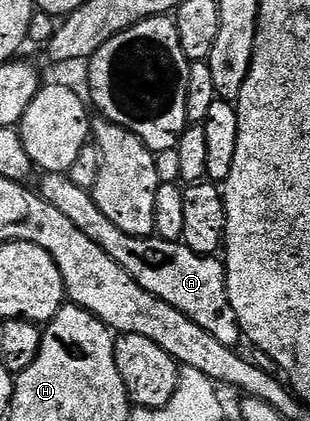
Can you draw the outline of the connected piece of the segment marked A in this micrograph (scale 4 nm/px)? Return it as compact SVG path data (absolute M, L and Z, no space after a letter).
M44 173L41 178L38 192L46 199L46 203L58 207L58 211L62 211L62 215L66 215L66 219L70 219L70 223L74 223L74 227L78 227L78 231L86 235L86 239L94 239L94 243L98 243L98 247L102 247L102 251L106 251L106 255L110 255L110 259L114 259L114 263L118 263L122 271L126 271L126 275L130 275L130 279L138 283L138 287L150 291L150 295L162 299L162 303L170 303L170 307L178 307L178 311L182 311L186 319L194 319L194 323L198 323L202 331L210 331L210 335L214 335L218 343L239 346L239 341L242 341L242 332L238 315L235 314L228 294L228 271L224 268L224 262L219 256L196 253L183 241L167 241L155 235L150 237L126 235L122 227L114 227L114 223L110 223L110 219L102 215L98 203L94 203L91 192L78 187L78 183L70 180L67 173Z

